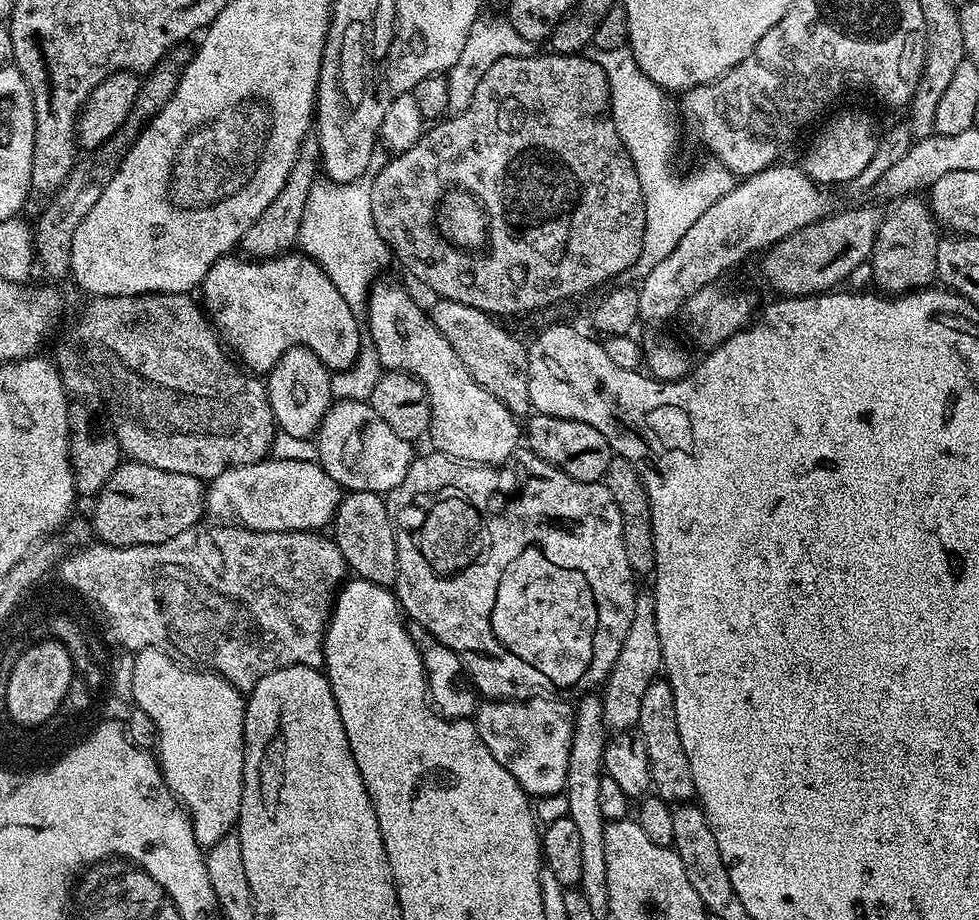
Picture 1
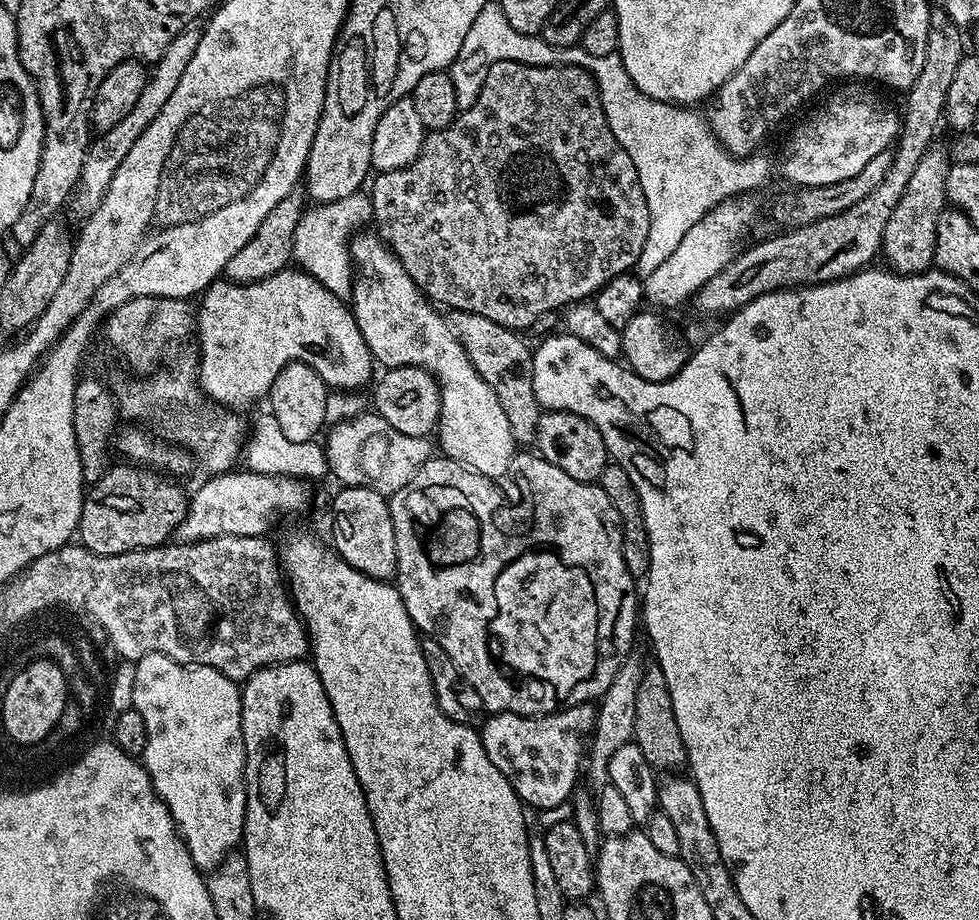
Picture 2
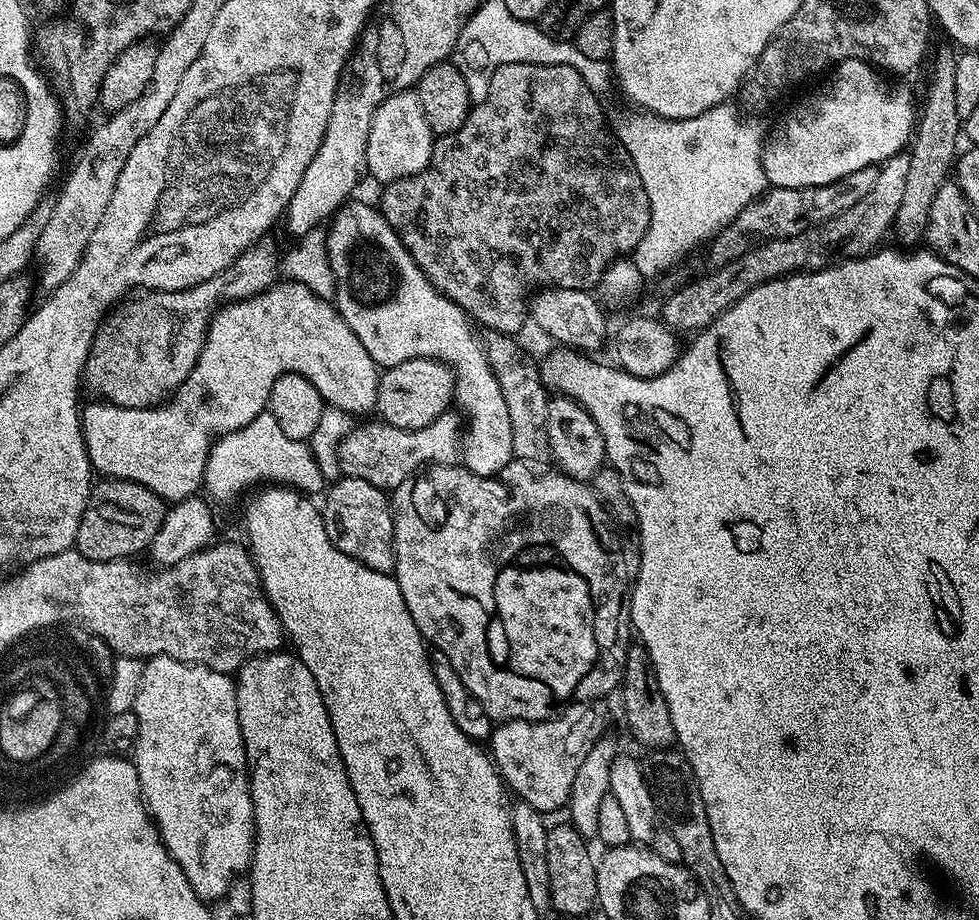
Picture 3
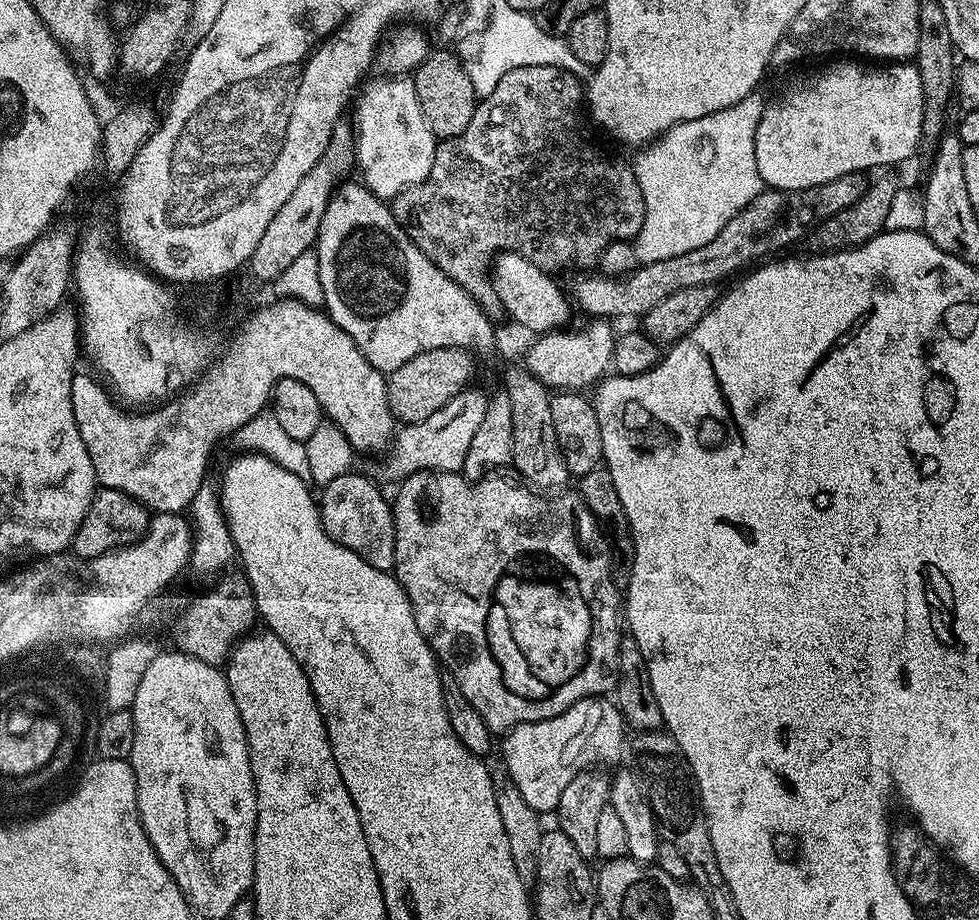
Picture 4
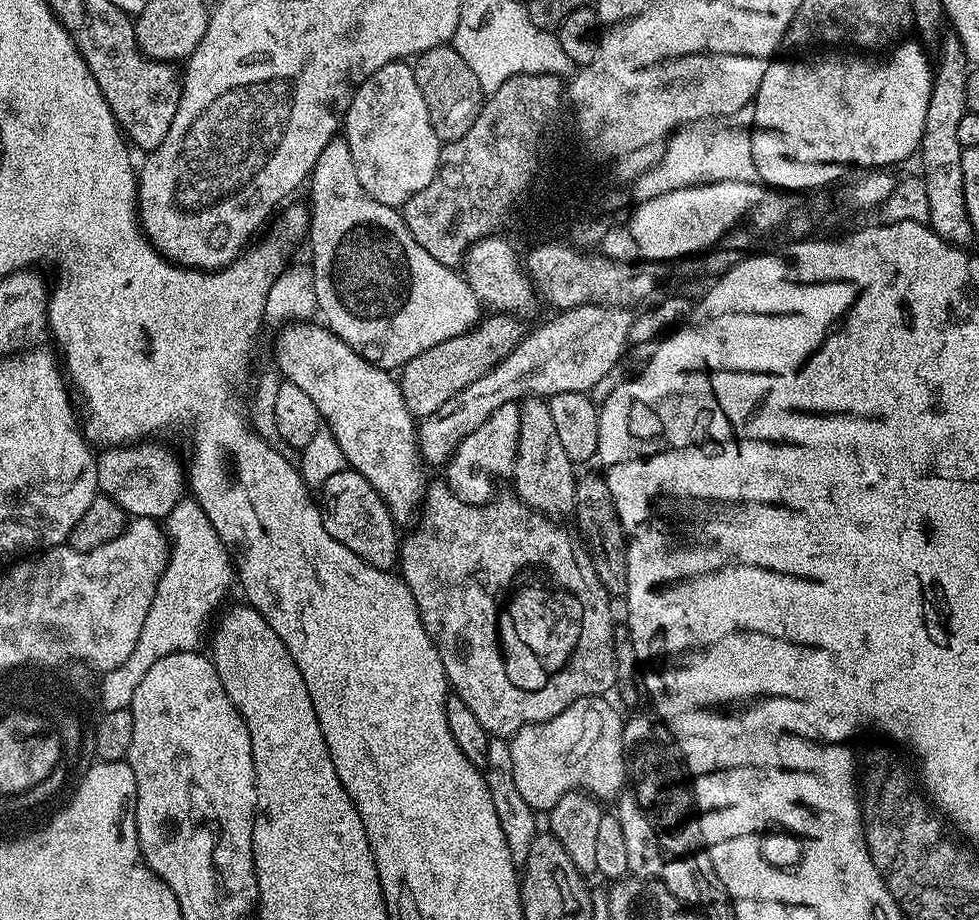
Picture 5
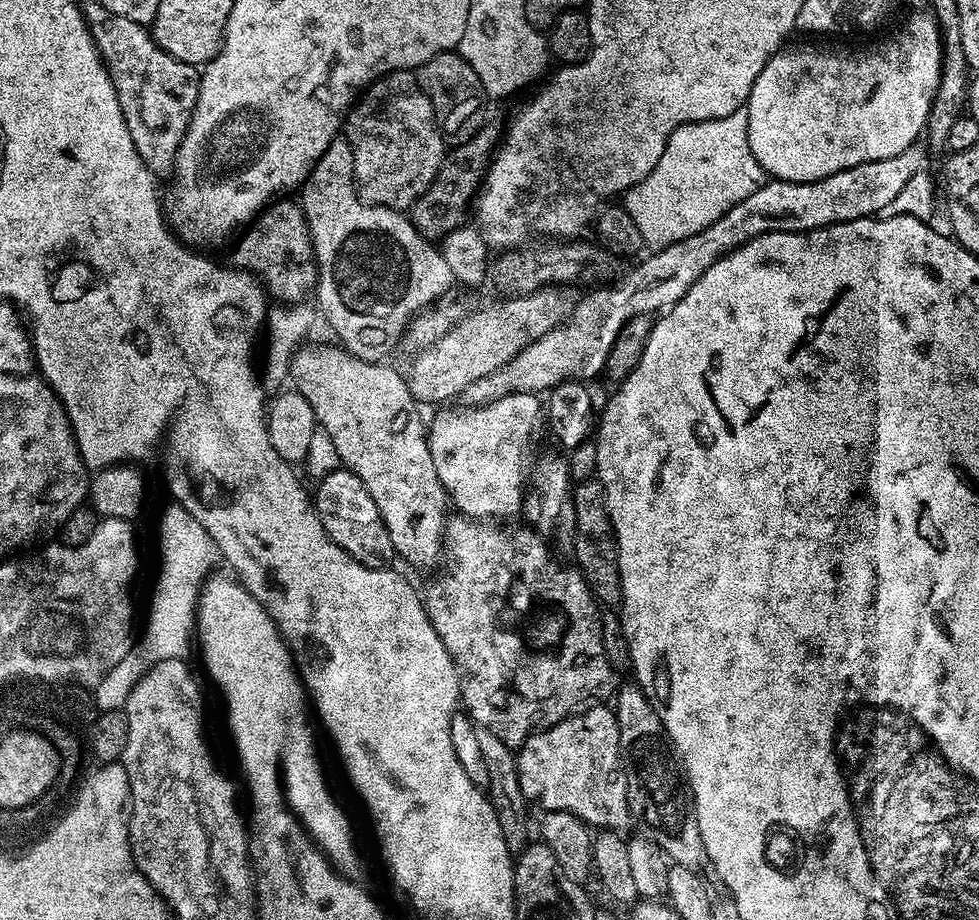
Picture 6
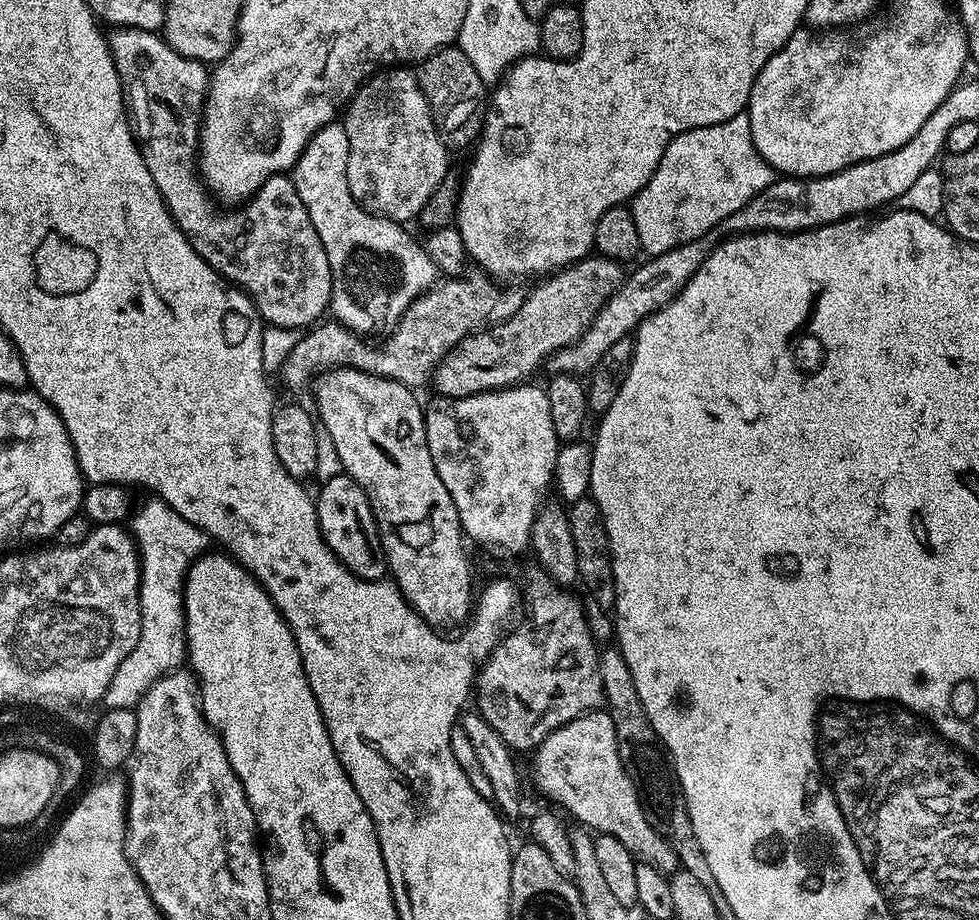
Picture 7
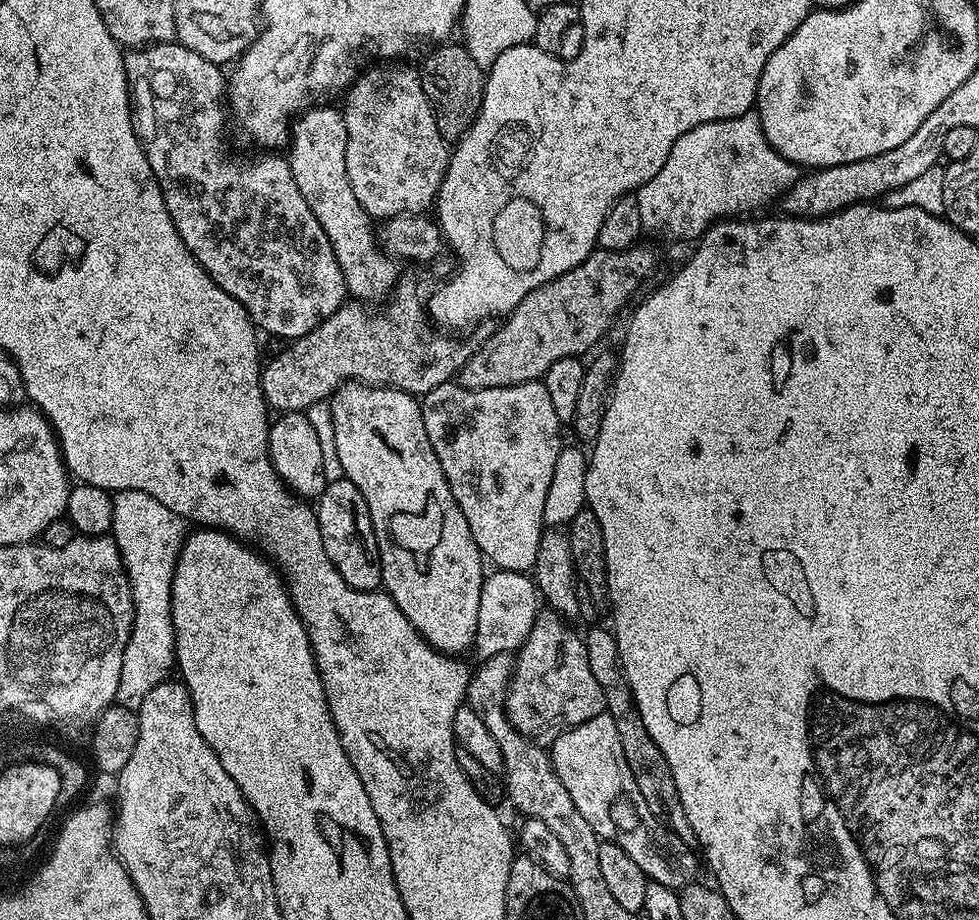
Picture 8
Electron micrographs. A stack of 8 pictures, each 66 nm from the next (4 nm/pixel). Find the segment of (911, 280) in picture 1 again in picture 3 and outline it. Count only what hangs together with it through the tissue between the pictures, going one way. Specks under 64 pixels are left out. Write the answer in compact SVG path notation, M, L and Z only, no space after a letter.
M949 45L946 46L937 50L930 66L924 104L921 103L917 126L908 150L909 176L906 178L905 191L892 227L893 233L896 232L899 240L906 244L921 241L929 220L930 203L934 200L939 186L947 181L958 152L956 144L960 142L962 117L955 105L956 54Z

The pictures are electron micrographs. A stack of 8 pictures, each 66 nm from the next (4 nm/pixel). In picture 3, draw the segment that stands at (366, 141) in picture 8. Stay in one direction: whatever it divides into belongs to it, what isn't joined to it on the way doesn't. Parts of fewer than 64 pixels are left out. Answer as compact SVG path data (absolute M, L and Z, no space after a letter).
M416 91L395 92L380 103L378 110L374 110L364 155L367 175L386 185L418 174L430 162L433 143L434 137L422 114L422 102Z

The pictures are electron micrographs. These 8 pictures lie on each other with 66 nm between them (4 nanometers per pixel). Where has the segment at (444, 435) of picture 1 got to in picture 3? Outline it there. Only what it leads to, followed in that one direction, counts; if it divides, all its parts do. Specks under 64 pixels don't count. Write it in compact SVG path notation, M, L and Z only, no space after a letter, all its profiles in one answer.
M355 202L342 205L327 225L326 235L328 238L328 261L330 262L330 270L333 271L333 277L336 279L336 293L334 295L336 309L342 314L346 326L350 326L350 330L354 330L354 334L358 334L358 342L362 342L362 346L366 346L366 354L370 354L370 358L377 366L401 364L407 360L422 358L423 356L428 360L440 360L444 364L449 365L452 371L456 373L456 395L454 400L458 405L459 411L466 417L466 431L462 436L463 467L467 468L469 472L487 478L492 478L500 474L496 472L502 471L508 463L511 465L514 460L512 455L512 439L510 438L510 410L506 410L506 398L502 398L502 390L498 386L498 378L494 378L494 370L488 361L488 353L485 345L482 343L481 337L480 340L476 337L477 329L470 323L469 316L450 298L446 298L441 294L439 290L428 281L426 274L422 274L418 262L414 262L410 250L406 250L406 246L400 241L398 234L390 226L390 222L386 222L386 218L380 213L379 207L372 205L371 208L368 204L355 204Z

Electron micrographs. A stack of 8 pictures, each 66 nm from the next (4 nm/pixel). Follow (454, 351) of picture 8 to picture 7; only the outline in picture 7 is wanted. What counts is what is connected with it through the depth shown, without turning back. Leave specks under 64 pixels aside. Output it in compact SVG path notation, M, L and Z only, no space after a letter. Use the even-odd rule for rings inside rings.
M479 274L473 280L448 278L422 293L402 314L396 329L387 333L379 342L357 336L344 324L335 322L317 323L309 327L299 337L289 351L278 375L288 388L304 388L313 383L321 372L330 368L357 368L387 380L416 390L419 384L433 379L440 361L456 347L460 341L485 326L500 324L508 320L522 306L526 295L519 283L512 282L509 288L499 288L487 275ZM492 283L492 284L491 284ZM381 343L381 344L380 344Z

